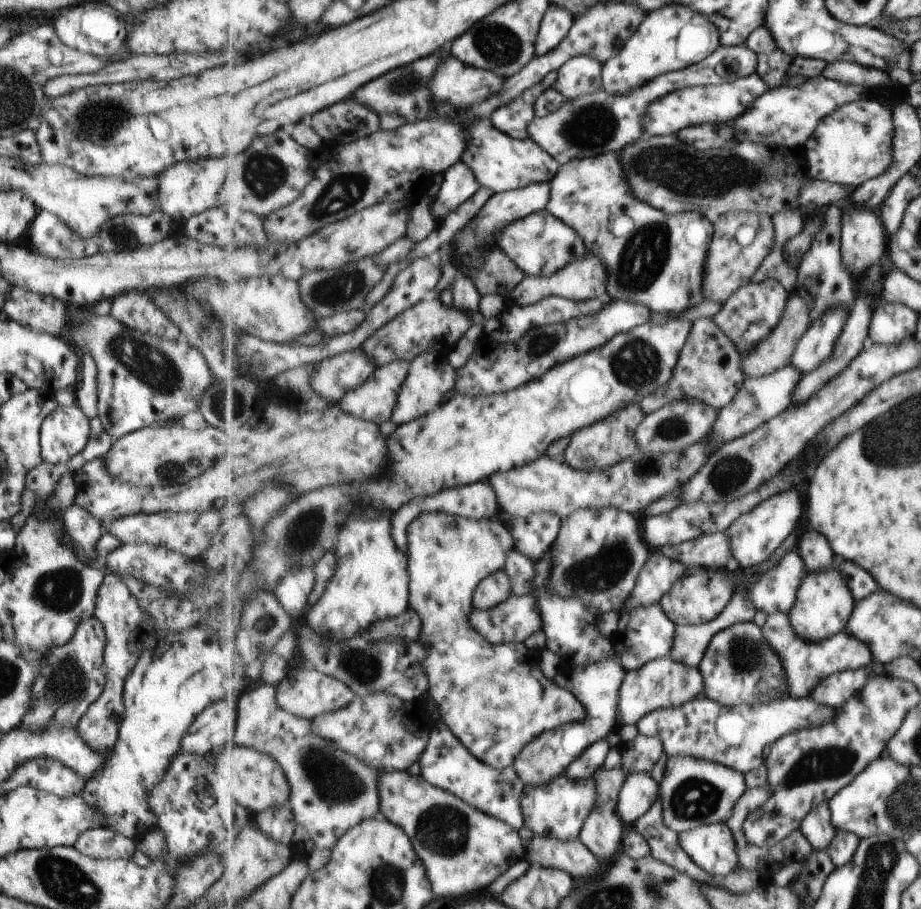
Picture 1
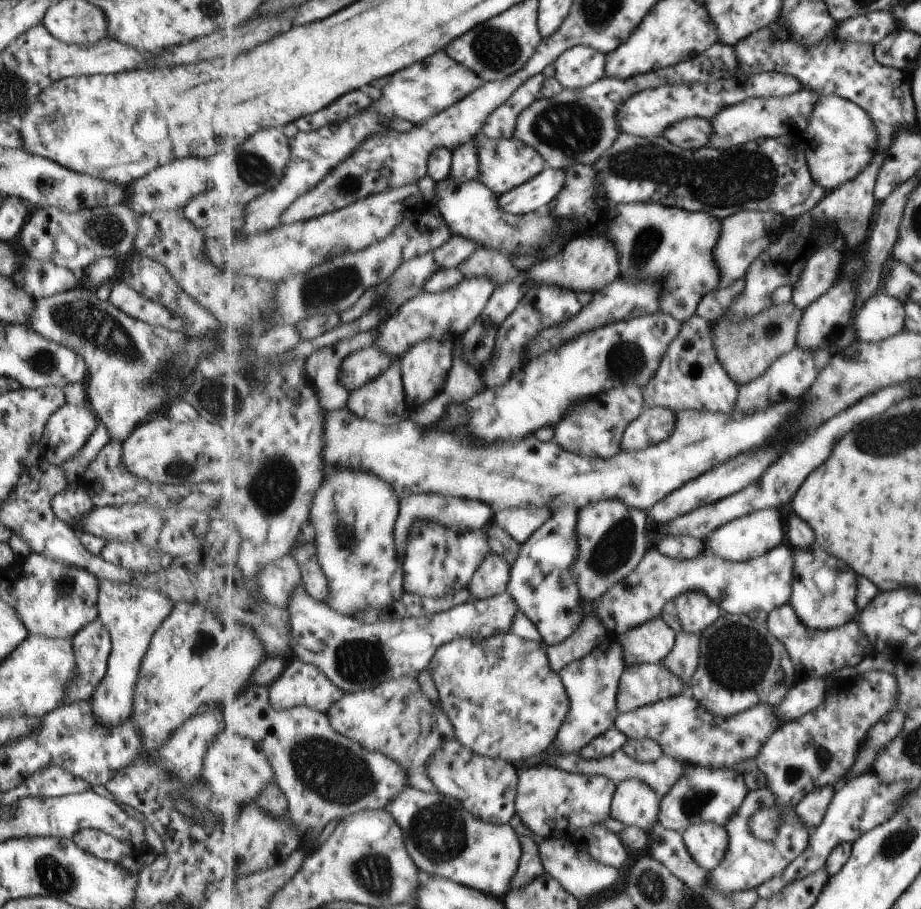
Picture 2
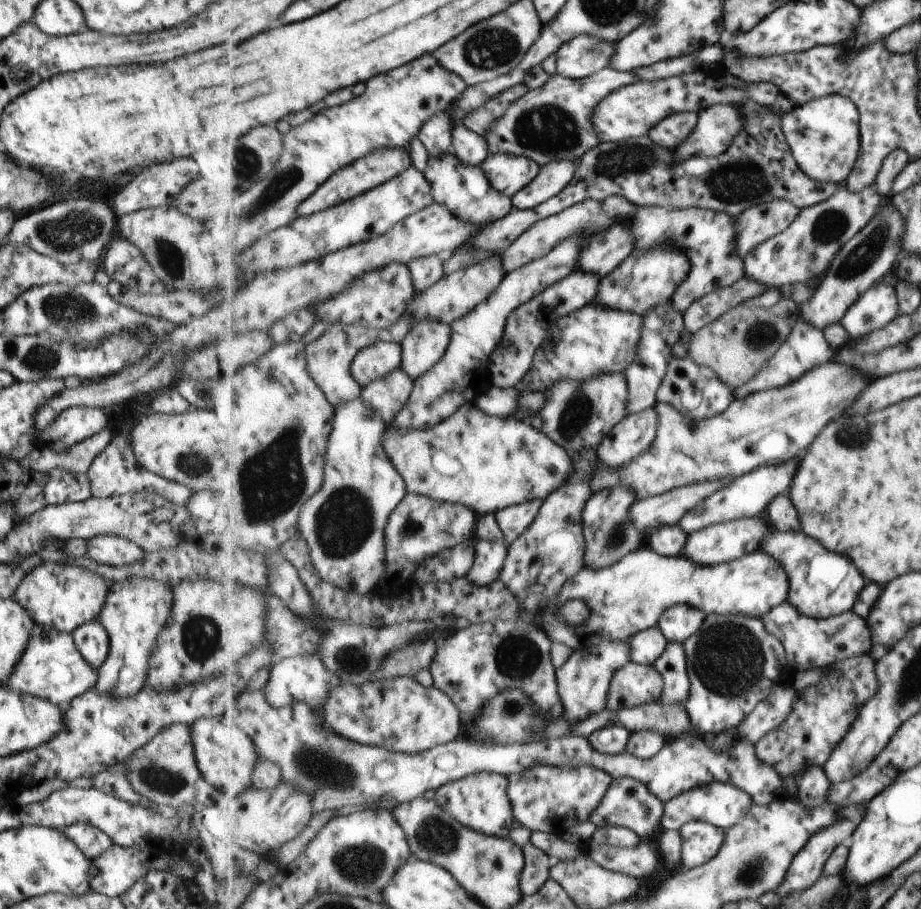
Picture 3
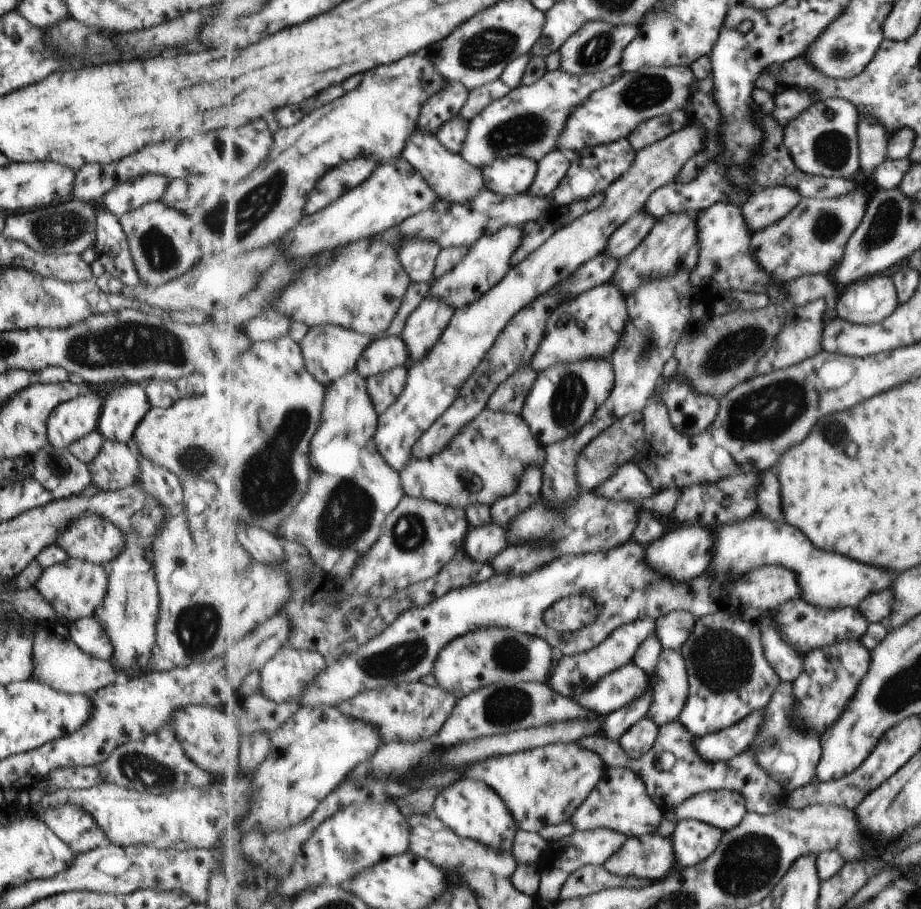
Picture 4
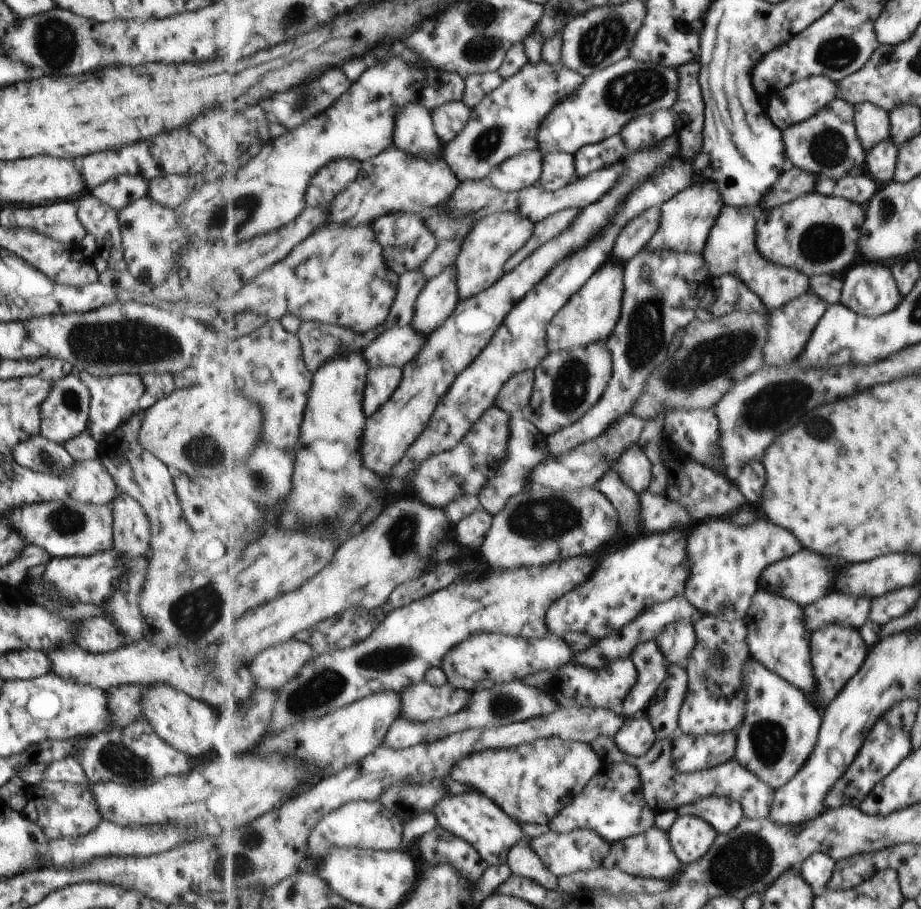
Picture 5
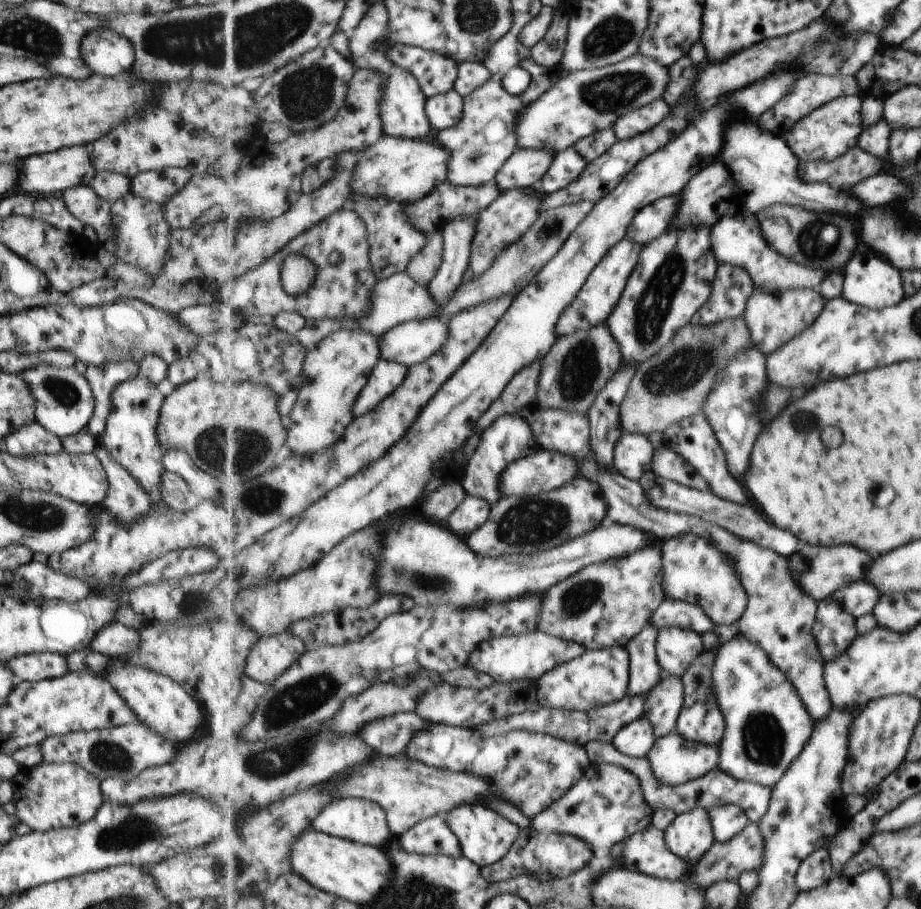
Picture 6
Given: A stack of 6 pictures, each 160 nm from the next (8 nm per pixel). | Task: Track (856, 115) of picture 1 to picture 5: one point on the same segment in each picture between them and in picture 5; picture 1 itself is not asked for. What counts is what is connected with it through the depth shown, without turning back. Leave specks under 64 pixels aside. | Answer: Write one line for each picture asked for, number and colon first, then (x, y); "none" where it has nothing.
2: (841, 141)
3: (825, 136)
4: (824, 140)
5: (827, 144)

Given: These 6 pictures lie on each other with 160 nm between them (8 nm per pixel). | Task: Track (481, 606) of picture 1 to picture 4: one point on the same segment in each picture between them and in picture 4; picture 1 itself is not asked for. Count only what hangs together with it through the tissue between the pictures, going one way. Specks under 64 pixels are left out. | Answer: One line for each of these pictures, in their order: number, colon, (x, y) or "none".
2: (492, 578)
3: (491, 557)
4: (484, 544)

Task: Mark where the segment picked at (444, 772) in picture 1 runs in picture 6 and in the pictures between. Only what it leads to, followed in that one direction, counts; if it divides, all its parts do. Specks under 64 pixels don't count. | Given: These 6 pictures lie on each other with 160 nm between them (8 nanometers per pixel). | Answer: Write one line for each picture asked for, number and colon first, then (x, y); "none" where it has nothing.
2: (488, 787)
3: (480, 801)
4: (472, 808)
5: (473, 816)
6: (486, 837)

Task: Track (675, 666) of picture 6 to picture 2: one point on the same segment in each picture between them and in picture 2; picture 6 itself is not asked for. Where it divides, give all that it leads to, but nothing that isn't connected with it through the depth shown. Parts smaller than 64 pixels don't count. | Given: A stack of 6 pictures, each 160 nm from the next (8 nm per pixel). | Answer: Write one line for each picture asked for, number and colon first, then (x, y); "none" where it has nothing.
2: (693, 611)
3: (680, 622)
4: (674, 630)
5: (677, 642)

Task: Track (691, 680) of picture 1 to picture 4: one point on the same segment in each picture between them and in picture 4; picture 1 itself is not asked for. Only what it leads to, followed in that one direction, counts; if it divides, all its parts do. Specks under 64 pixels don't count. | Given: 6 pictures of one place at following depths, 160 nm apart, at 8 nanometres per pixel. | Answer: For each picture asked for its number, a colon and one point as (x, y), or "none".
2: (643, 684)
3: (635, 684)
4: (621, 688)

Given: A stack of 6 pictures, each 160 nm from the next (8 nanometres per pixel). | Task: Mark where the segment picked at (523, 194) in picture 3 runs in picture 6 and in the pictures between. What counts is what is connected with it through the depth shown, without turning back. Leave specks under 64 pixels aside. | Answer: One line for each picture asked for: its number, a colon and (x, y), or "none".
4: (552, 170)
5: (559, 168)
6: (568, 165)

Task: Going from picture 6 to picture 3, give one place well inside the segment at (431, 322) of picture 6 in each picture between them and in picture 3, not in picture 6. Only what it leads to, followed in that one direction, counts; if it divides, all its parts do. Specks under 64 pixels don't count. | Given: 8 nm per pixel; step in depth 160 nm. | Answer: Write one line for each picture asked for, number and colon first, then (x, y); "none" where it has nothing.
3: (374, 362)
4: (387, 352)
5: (397, 346)

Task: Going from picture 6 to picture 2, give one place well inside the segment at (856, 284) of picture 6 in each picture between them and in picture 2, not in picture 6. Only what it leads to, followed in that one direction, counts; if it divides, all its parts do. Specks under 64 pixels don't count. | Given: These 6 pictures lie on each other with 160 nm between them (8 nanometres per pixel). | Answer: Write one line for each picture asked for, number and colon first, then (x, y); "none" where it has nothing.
2: (882, 316)
3: (877, 308)
4: (870, 301)
5: (870, 289)

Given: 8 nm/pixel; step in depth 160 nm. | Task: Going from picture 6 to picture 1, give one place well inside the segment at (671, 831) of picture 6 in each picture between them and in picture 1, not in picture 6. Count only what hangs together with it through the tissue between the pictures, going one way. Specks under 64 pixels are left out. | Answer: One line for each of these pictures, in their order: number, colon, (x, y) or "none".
1: (713, 847)
2: (709, 843)
3: (702, 840)
4: (694, 841)
5: (692, 838)

